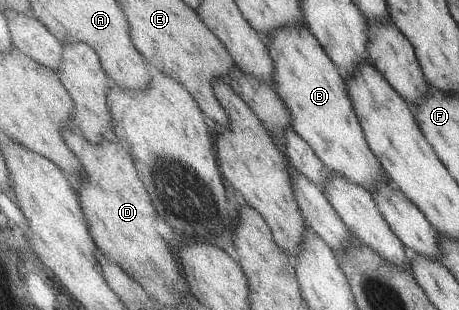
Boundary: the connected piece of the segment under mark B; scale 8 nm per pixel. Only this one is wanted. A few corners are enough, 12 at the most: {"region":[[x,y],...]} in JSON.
{"region":[[304,26],[271,32],[274,92],[325,169],[385,170],[347,84]]}

